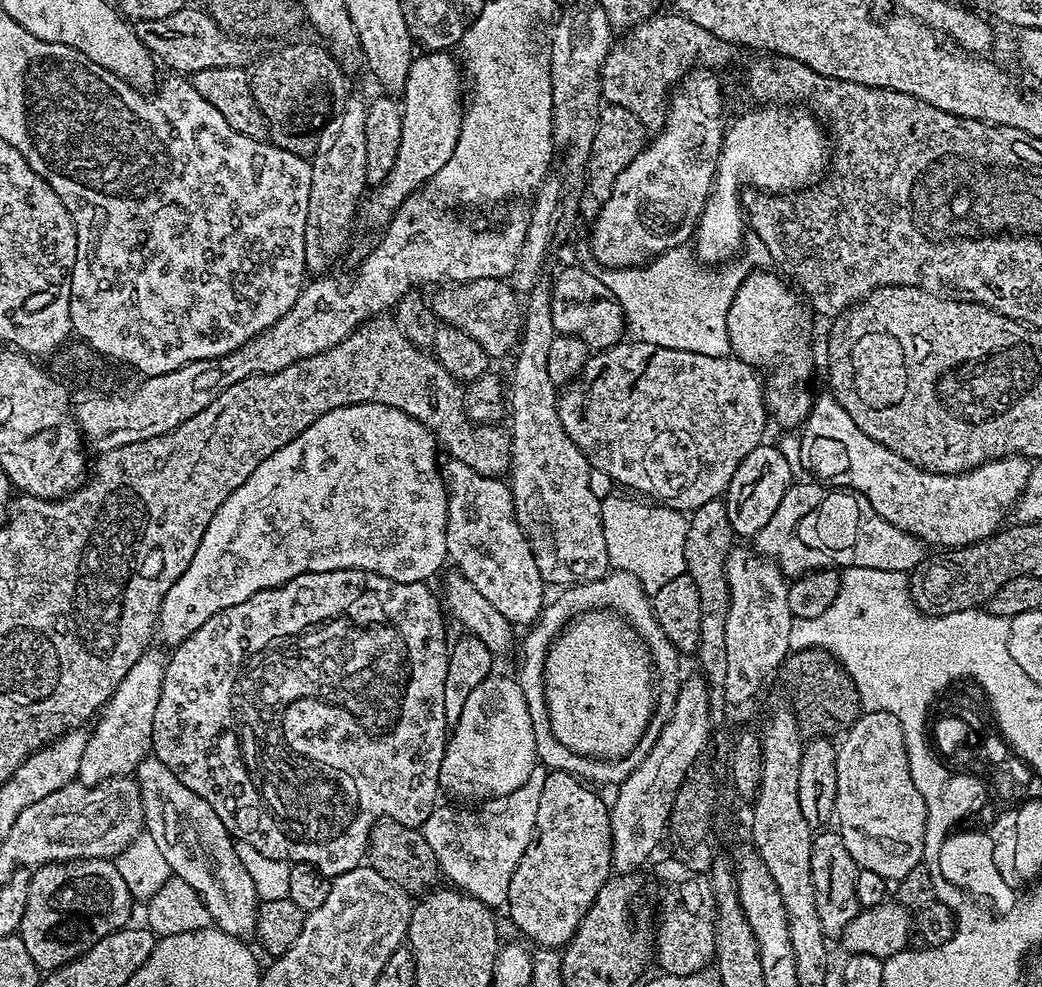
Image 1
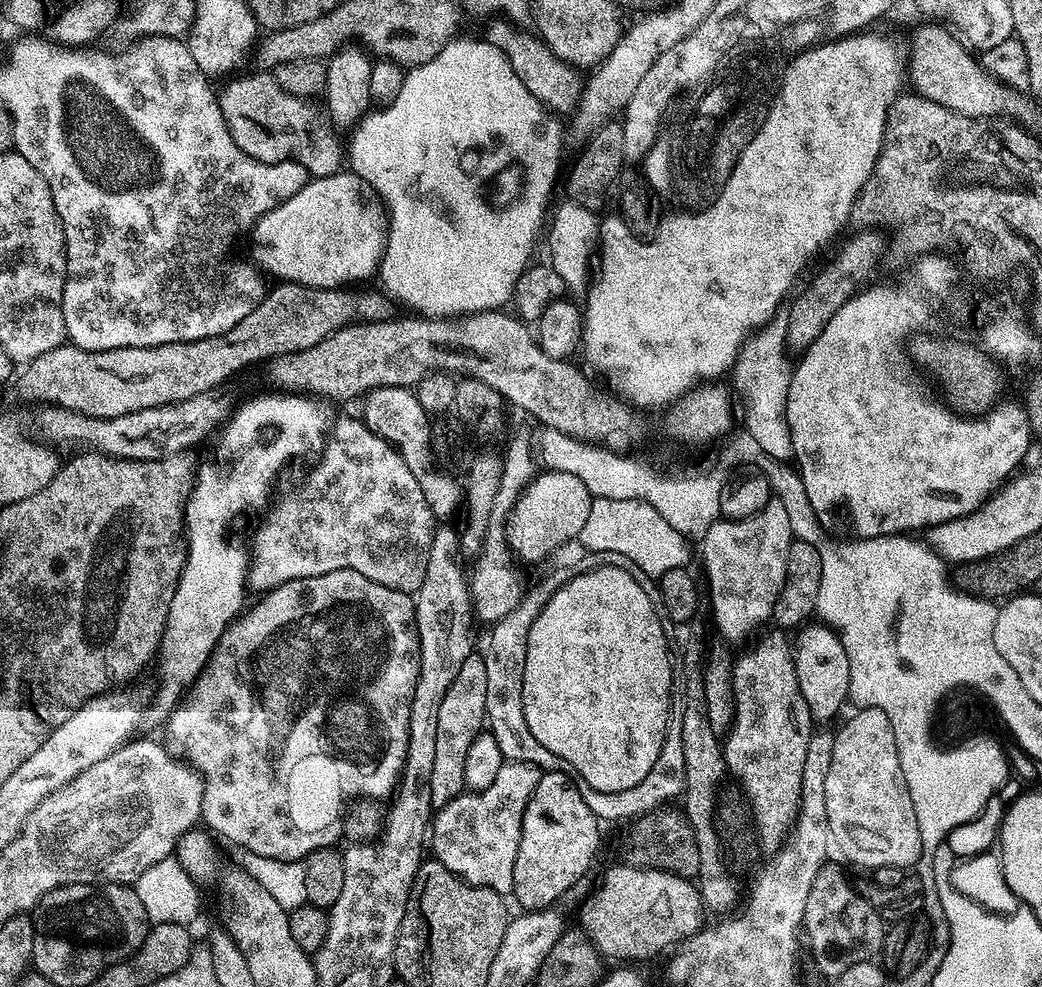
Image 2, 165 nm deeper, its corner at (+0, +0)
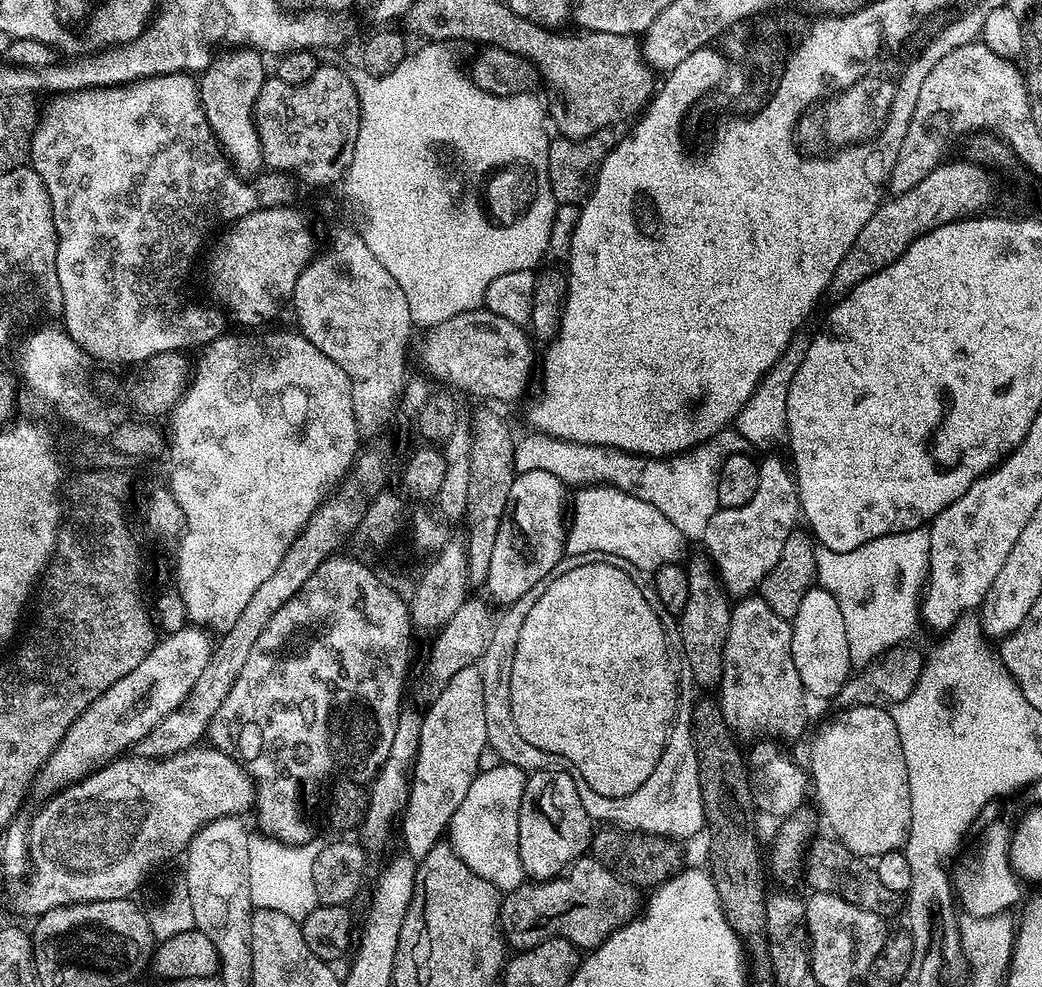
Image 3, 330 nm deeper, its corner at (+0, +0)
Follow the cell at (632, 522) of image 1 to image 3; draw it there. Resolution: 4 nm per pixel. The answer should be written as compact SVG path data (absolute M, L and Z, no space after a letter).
M584 486L579 491L570 500L570 523L564 538L567 555L629 560L638 571L647 574L654 574L664 564L675 564L681 559L686 545L684 535L654 506L609 486Z

